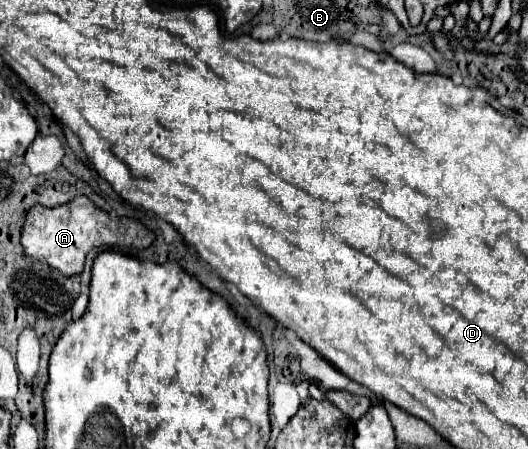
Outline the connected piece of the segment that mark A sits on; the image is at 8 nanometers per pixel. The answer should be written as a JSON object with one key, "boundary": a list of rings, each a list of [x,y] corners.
{"boundary":[[[75,197],[71,203],[65,203],[53,209],[47,209],[43,205],[33,207],[27,213],[21,245],[25,255],[41,259],[49,263],[51,267],[59,269],[63,275],[71,277],[83,271],[85,257],[93,247],[105,245],[105,235],[109,235],[109,239],[115,239],[113,245],[125,245],[125,247],[137,247],[137,249],[145,249],[155,239],[155,235],[139,221],[123,219],[123,227],[119,227],[119,223],[111,221],[107,213],[95,209],[89,197]]]}

